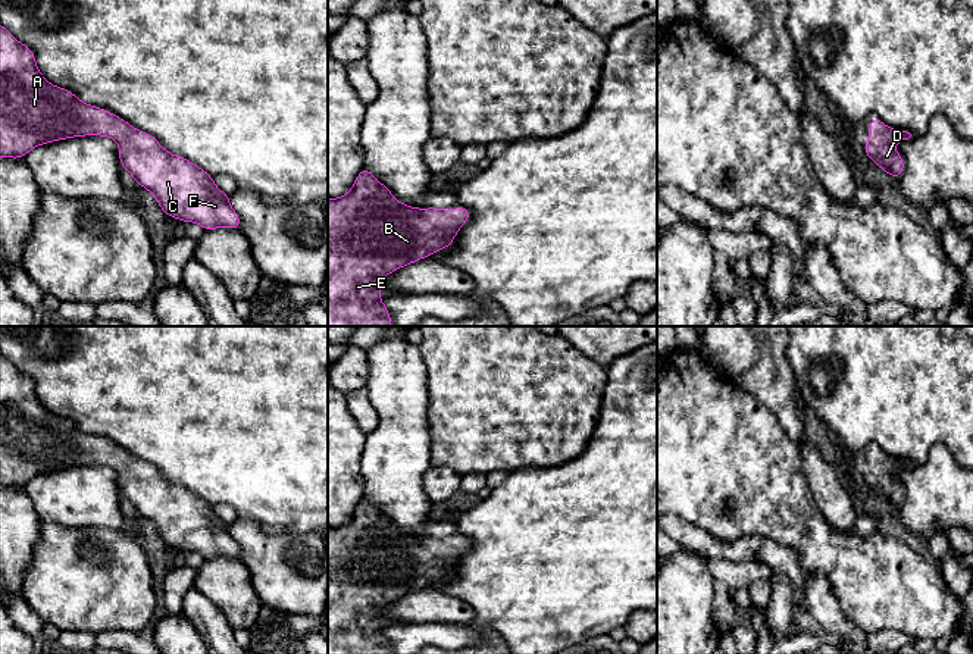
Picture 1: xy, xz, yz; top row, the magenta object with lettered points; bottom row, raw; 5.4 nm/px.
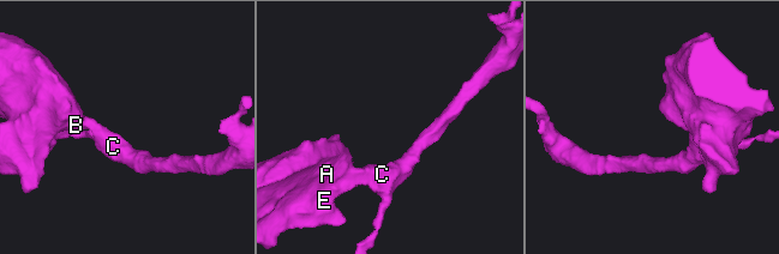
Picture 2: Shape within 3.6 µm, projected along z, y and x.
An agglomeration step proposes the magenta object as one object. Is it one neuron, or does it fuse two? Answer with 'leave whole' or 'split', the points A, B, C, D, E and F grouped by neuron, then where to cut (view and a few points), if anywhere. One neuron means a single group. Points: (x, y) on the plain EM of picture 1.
leave whole; A B C D E F; no cut

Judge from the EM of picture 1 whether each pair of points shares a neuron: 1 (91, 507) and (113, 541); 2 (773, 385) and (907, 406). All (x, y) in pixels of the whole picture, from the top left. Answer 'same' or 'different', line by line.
1: different
2: different

